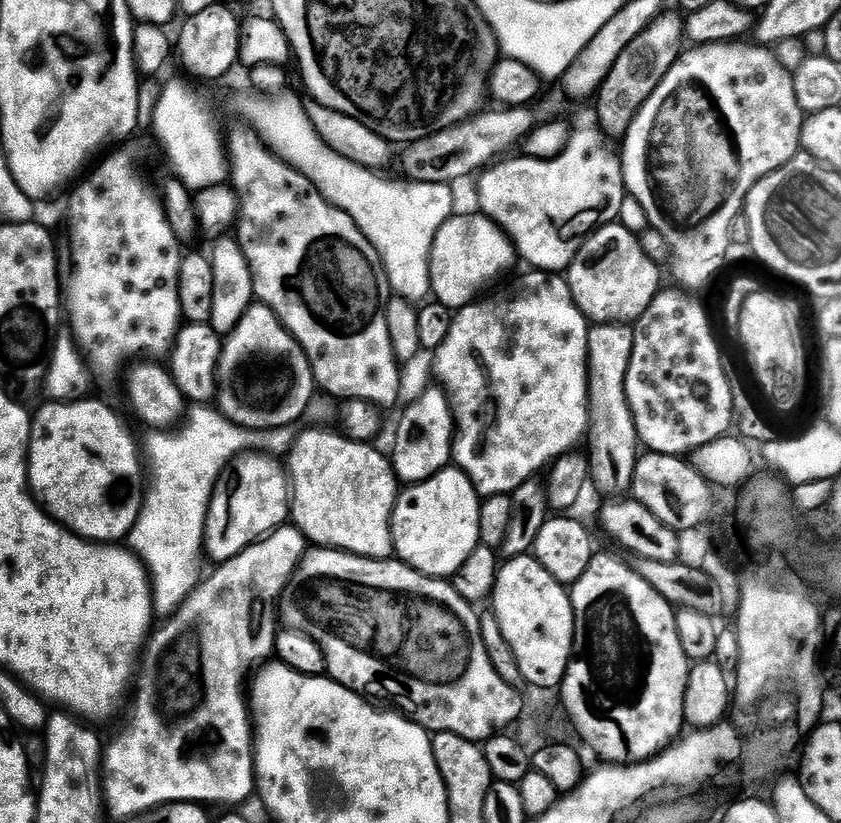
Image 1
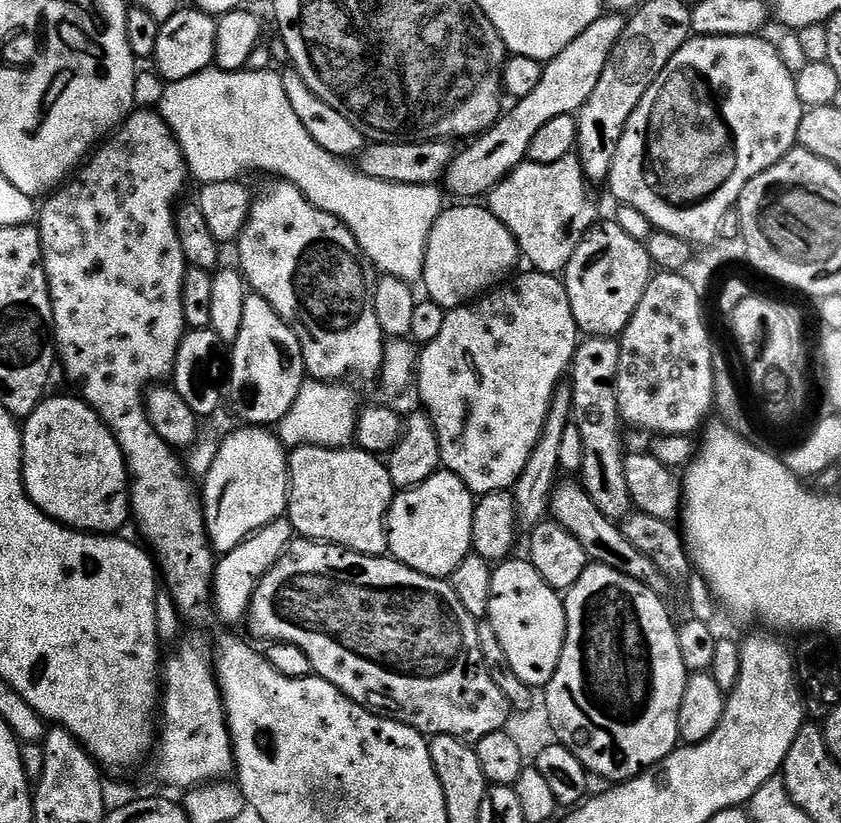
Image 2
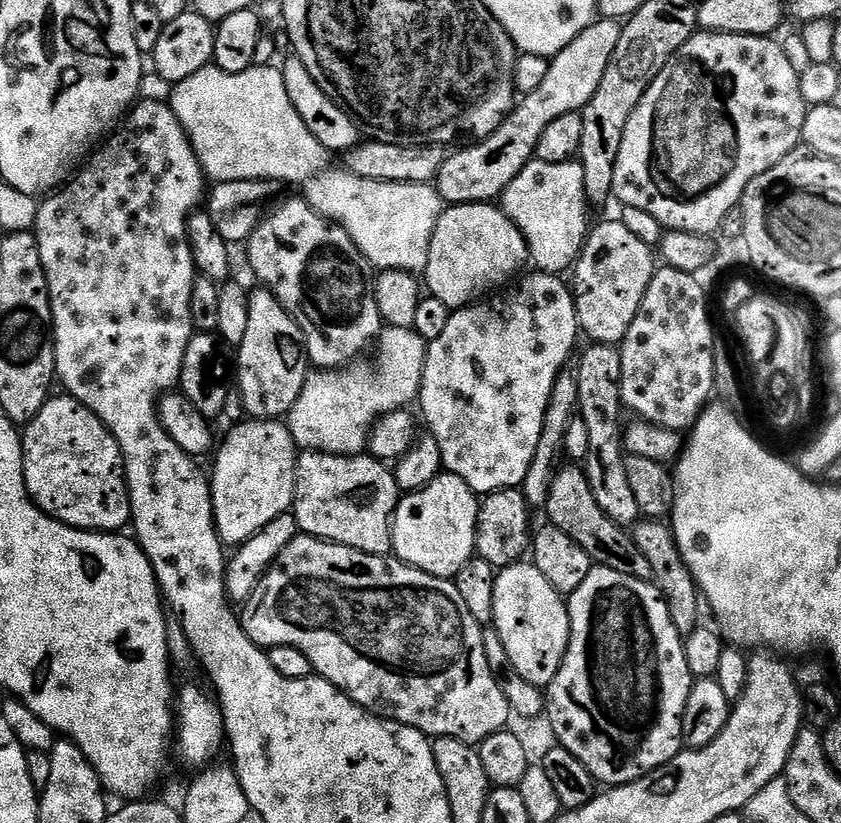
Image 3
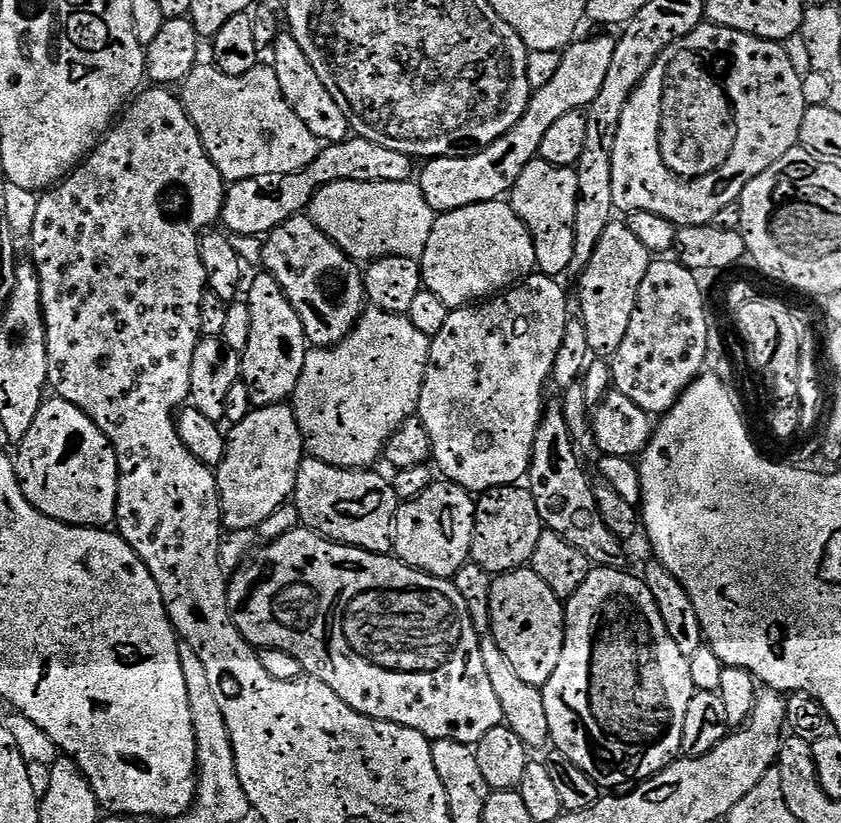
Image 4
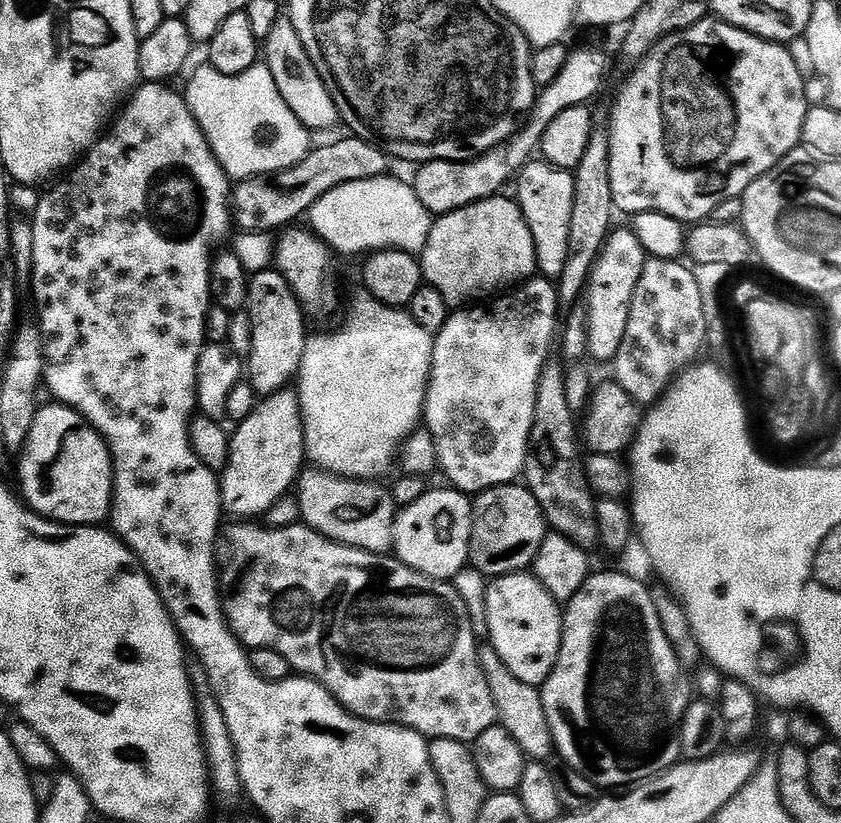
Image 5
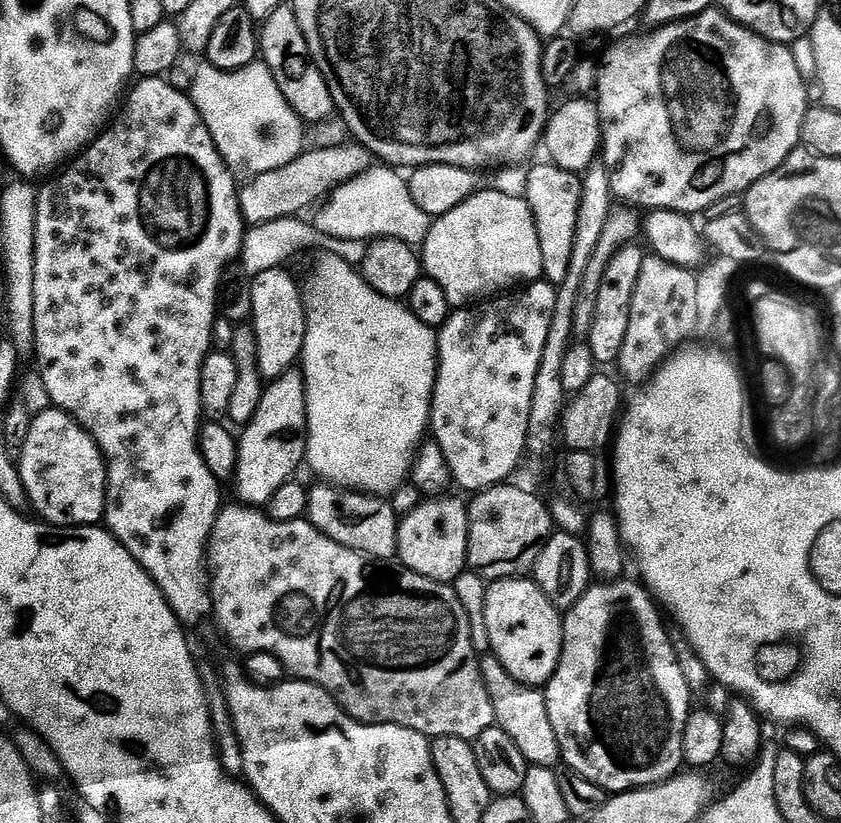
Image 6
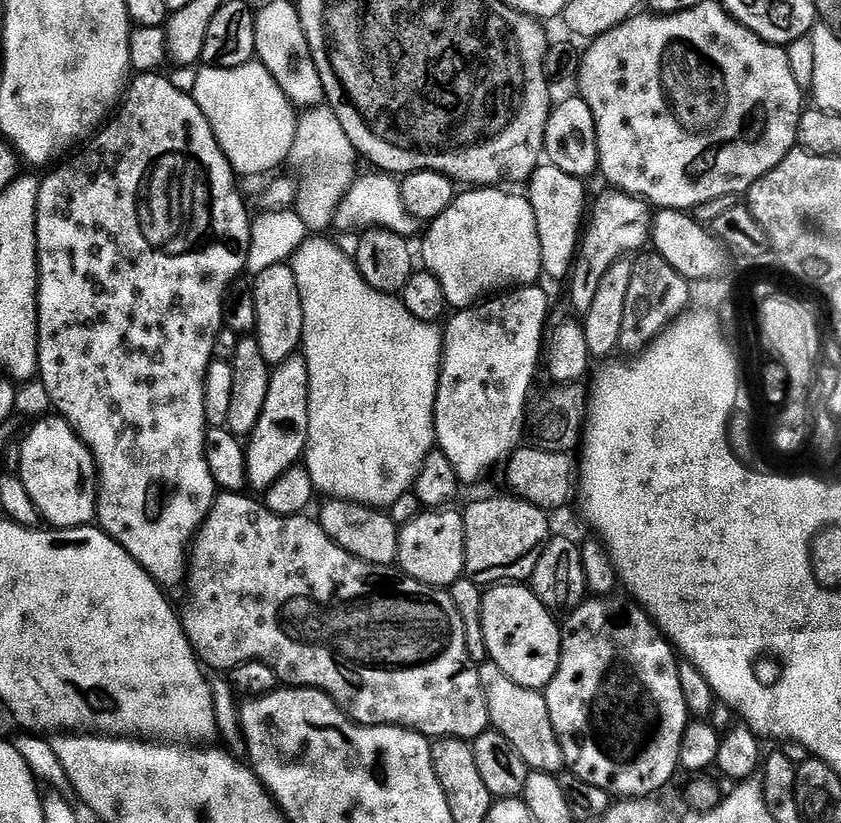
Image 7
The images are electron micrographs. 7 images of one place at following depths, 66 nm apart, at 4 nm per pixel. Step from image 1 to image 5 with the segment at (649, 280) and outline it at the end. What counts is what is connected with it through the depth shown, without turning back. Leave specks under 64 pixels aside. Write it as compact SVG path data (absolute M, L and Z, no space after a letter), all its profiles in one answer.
M613 231L600 251L600 257L592 267L592 275L586 285L588 301L588 351L596 360L615 361L618 346L626 338L626 322L630 318L630 302L634 298L634 286L642 278L644 263L650 259L635 231Z

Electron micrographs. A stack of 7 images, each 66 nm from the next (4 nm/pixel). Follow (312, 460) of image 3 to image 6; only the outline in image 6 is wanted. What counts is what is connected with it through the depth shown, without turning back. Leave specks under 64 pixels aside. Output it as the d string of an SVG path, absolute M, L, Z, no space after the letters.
M319 486L308 493L307 519L326 538L359 552L365 558L376 562L388 562L398 552L398 517L391 503L378 496L369 496L361 492L341 490L335 486Z

